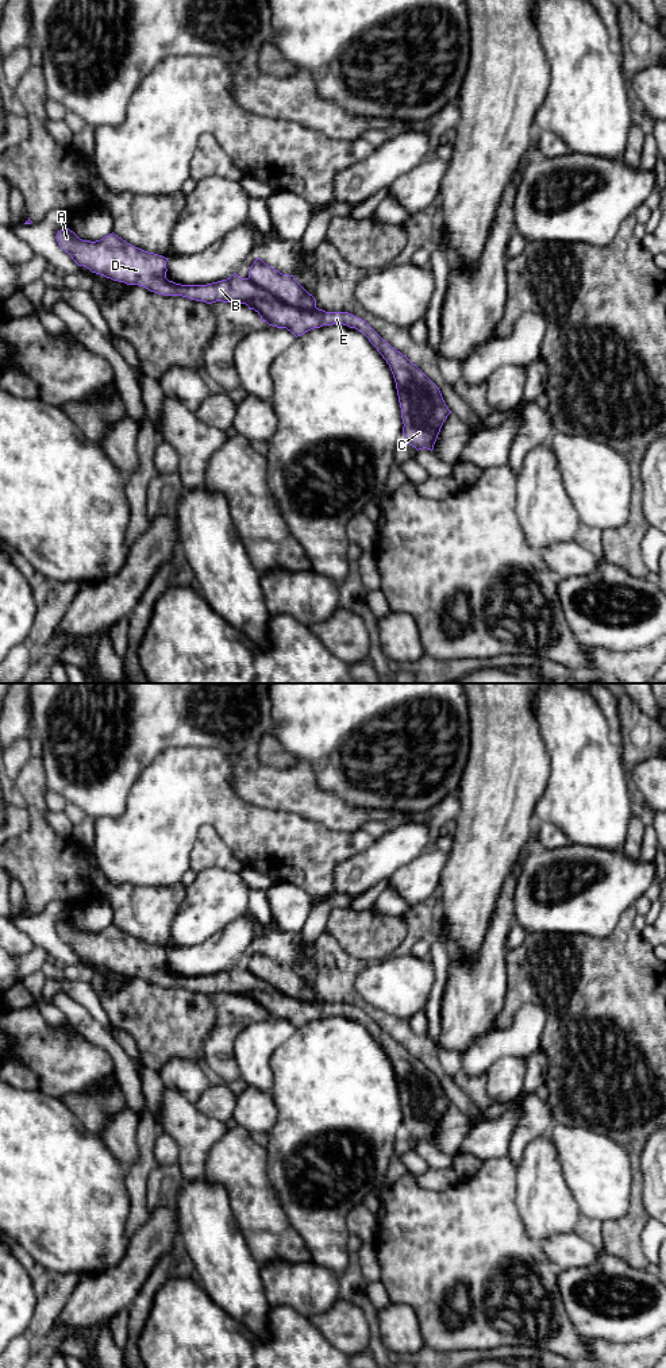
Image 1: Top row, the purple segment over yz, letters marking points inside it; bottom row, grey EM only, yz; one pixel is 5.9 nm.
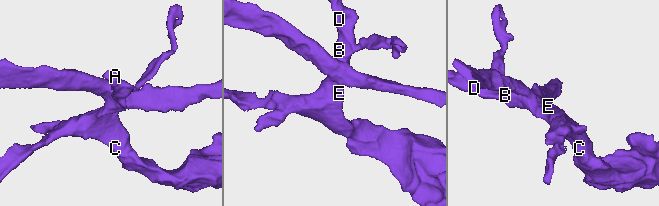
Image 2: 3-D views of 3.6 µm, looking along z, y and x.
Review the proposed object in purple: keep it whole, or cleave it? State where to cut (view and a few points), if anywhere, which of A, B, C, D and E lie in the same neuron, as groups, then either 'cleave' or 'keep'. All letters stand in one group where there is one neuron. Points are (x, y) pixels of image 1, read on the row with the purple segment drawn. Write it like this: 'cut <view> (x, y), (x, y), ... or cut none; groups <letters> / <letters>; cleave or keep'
cut none; groups A B C D E; keep

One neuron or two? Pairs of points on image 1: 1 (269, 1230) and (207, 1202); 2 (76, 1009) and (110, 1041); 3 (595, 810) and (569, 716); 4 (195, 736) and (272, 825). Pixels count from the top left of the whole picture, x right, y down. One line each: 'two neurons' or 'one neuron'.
1: two neurons
2: one neuron
3: one neuron
4: two neurons

